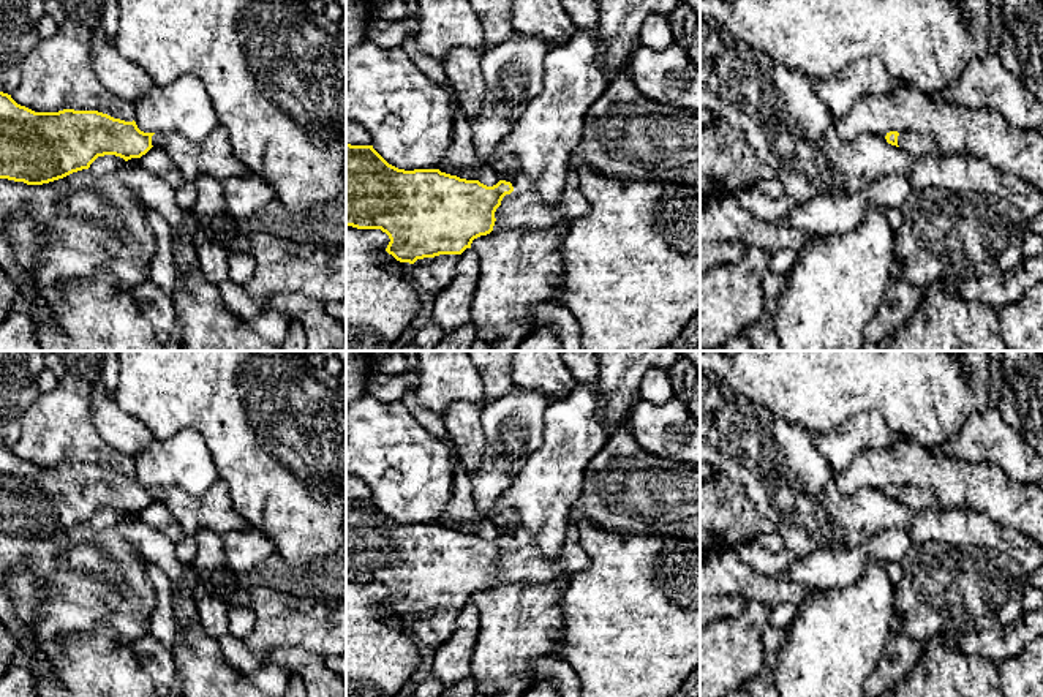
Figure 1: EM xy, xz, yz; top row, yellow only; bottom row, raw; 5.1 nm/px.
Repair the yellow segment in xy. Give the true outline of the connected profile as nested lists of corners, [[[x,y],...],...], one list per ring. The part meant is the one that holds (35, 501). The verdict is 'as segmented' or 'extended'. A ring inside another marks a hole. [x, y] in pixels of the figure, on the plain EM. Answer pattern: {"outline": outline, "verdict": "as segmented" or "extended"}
{"outline": [[[0,446],[0,533],[43,539],[88,523],[98,511],[115,509],[128,515],[141,512],[152,501],[160,501],[174,514],[185,536],[209,529],[221,537],[232,529],[251,528],[235,509],[229,487],[221,479],[204,495],[193,496],[179,485],[144,487],[134,474],[125,476],[98,465],[35,466]]], "verdict": "extended"}

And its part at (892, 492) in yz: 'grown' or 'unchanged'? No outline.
grown

